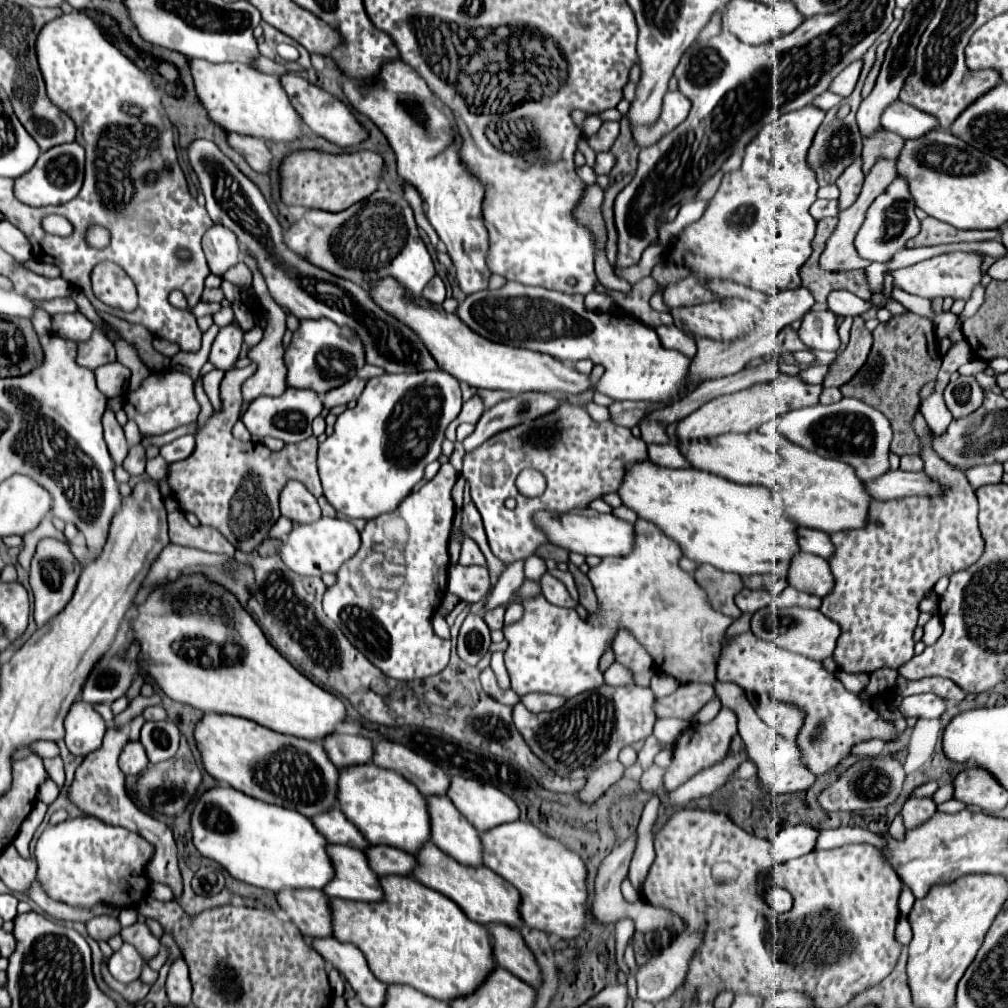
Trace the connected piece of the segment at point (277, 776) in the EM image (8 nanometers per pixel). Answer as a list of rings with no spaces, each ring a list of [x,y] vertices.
[[[207,713],[199,721],[195,739],[207,773],[249,797],[299,811],[309,819],[337,803],[339,769],[315,741],[281,735],[255,721],[217,713]]]

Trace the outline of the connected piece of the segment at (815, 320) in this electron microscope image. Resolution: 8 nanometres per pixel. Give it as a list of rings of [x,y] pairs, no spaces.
[[[809,311],[803,317],[799,339],[813,351],[837,351],[841,341],[835,329],[835,319],[833,311]]]

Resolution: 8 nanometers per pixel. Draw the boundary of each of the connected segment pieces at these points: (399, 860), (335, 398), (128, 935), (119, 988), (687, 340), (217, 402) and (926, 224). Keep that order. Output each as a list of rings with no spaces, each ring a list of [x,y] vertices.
[[[373,845],[365,851],[371,869],[379,877],[389,875],[403,875],[413,877],[413,871],[417,869],[417,859],[409,853],[403,853],[401,849],[391,849],[389,845]]]
[[[353,377],[351,381],[343,383],[341,387],[327,391],[327,393],[321,397],[321,399],[323,399],[323,407],[325,407],[325,409],[331,409],[331,407],[335,407],[335,405],[347,405],[349,401],[353,401],[353,399],[357,399],[357,397],[361,395],[363,387],[365,387],[365,381]]]
[[[137,921],[135,925],[131,927],[125,927],[121,931],[121,937],[123,941],[131,943],[137,947],[137,951],[149,961],[153,955],[157,955],[159,951],[159,939],[149,931],[149,927],[143,923],[143,921]]]
[[[105,961],[101,963],[101,975],[103,975],[103,979],[105,979],[105,983],[111,987],[111,989],[115,989],[117,993],[121,993],[123,995],[123,999],[129,1003],[129,1005],[135,1005],[135,1003],[139,1003],[141,999],[145,999],[145,995],[149,993],[149,985],[147,983],[143,983],[141,979],[137,979],[137,981],[133,981],[133,983],[119,983],[119,981],[115,981],[113,977],[111,977],[111,973],[109,973],[109,969],[107,969],[107,965],[105,965]]]
[[[663,325],[663,327],[657,327],[655,329],[657,331],[657,335],[659,335],[659,339],[661,339],[661,345],[665,347],[665,349],[679,349],[681,353],[685,353],[685,355],[689,355],[689,357],[693,357],[695,353],[697,353],[697,349],[695,349],[695,341],[689,337],[689,335],[685,335],[681,329],[677,329],[677,327],[667,327],[667,325]]]
[[[211,371],[211,373],[207,373],[207,377],[203,379],[203,387],[205,387],[205,393],[207,393],[207,397],[211,399],[211,403],[213,403],[213,409],[215,411],[219,411],[219,409],[223,409],[223,405],[221,405],[221,397],[219,397],[219,383],[221,383],[221,377],[223,373],[221,371]]]
[[[921,221],[921,231],[917,237],[907,241],[907,249],[923,245],[941,245],[941,243],[965,243],[965,241],[993,241],[1001,239],[997,231],[961,231],[943,221]]]

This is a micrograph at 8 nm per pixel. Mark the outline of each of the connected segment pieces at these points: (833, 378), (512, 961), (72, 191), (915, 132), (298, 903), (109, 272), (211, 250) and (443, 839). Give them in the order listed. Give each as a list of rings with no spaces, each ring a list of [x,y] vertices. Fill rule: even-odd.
[[[855,317],[849,343],[829,365],[829,373],[825,375],[823,387],[841,387],[851,381],[851,377],[855,377],[855,373],[865,365],[872,343],[872,333],[863,325],[863,319]]]
[[[487,925],[487,929],[493,937],[497,965],[509,969],[521,981],[537,989],[543,983],[543,973],[533,951],[523,941],[521,933],[507,925]]]
[[[75,143],[55,145],[49,151],[41,153],[33,169],[19,179],[15,179],[15,197],[31,207],[43,207],[43,205],[59,205],[71,201],[83,183],[83,163],[85,163],[85,149]]]
[[[895,101],[889,109],[885,109],[881,125],[887,131],[893,131],[903,139],[907,139],[907,137],[923,137],[923,133],[937,129],[939,119],[935,115],[923,113],[921,109],[913,109],[903,101]]]
[[[285,889],[277,893],[281,909],[291,917],[303,937],[331,937],[333,913],[329,897],[319,889]]]
[[[115,263],[97,265],[91,273],[93,293],[107,303],[123,311],[133,311],[137,307],[137,293],[133,281]]]
[[[213,225],[203,235],[203,251],[211,273],[223,275],[229,267],[239,263],[239,241],[235,233],[223,225]]]
[[[429,797],[431,841],[467,867],[483,867],[481,833],[455,809],[449,797]]]

